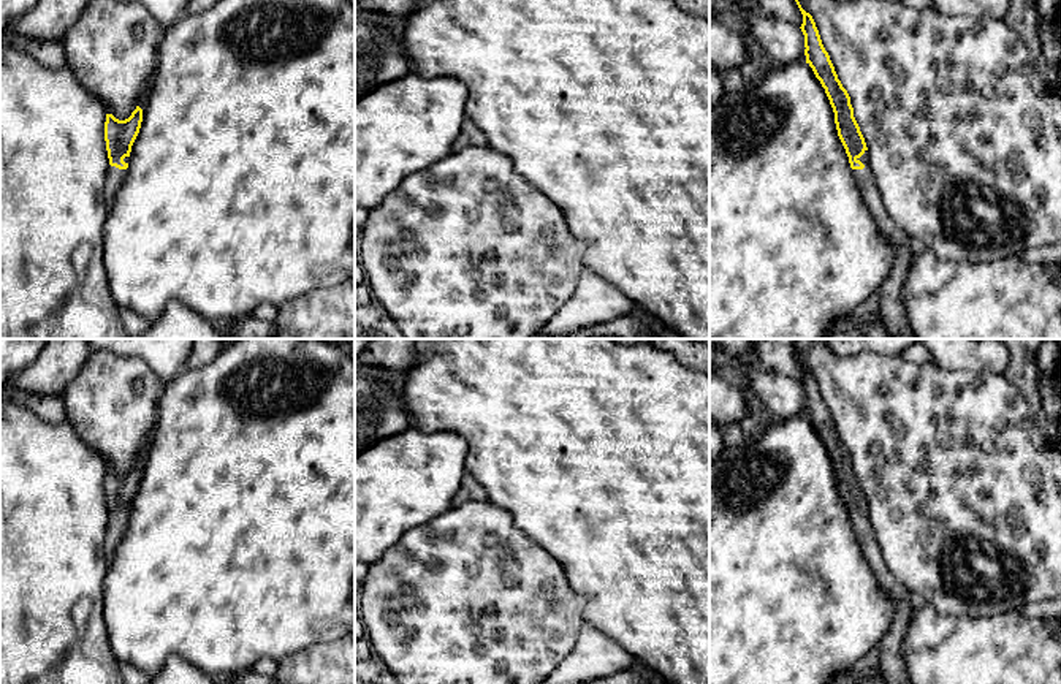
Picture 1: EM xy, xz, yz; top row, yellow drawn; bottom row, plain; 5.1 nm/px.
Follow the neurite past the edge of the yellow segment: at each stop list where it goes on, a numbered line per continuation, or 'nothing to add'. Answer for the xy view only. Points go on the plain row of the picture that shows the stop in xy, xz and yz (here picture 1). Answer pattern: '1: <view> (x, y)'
1: xy (114, 531)

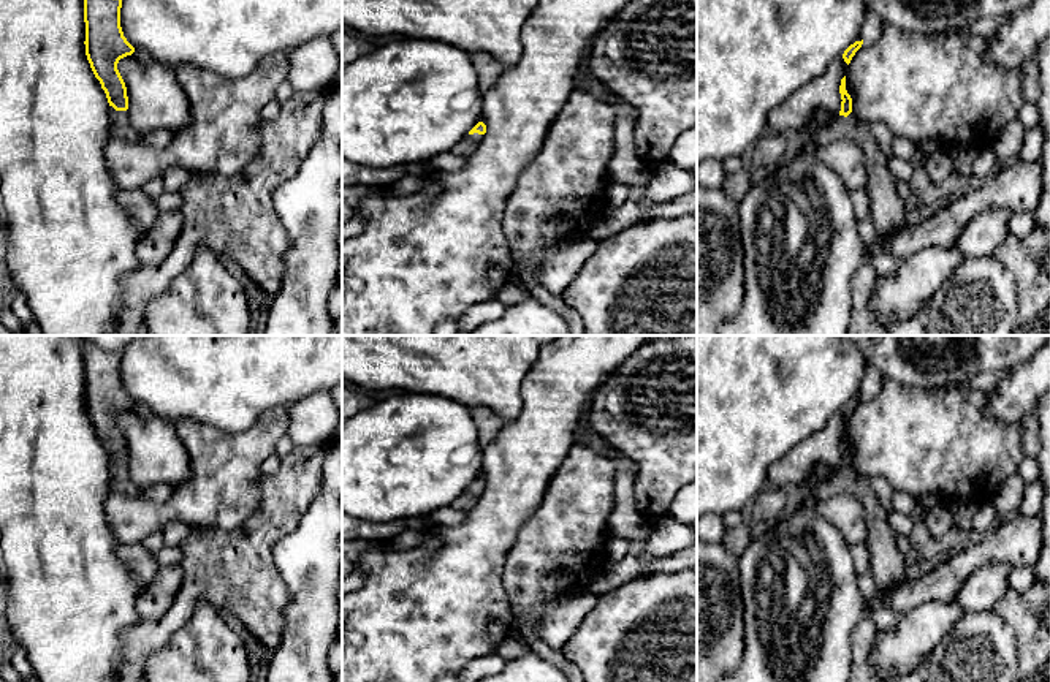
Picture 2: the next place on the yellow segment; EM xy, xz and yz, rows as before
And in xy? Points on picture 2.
1: xy (121, 481)

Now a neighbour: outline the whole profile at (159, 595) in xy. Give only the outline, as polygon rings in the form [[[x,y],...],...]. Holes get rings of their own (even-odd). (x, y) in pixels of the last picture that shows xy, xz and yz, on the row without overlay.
[[[179,565],[162,566],[155,579],[146,585],[136,601],[136,611],[143,619],[155,620],[173,604],[184,581]]]

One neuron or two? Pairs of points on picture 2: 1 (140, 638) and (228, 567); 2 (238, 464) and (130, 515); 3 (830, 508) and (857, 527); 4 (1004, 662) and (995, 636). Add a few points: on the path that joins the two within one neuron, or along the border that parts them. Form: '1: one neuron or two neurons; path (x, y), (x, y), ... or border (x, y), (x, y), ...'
1: one neuron; path (162, 627), (206, 583)
2: one neuron; path (211, 491), (198, 502), (157, 515)
3: one neuron; path (836, 510), (851, 521)
4: one neuron; path (998, 655), (995, 643)

